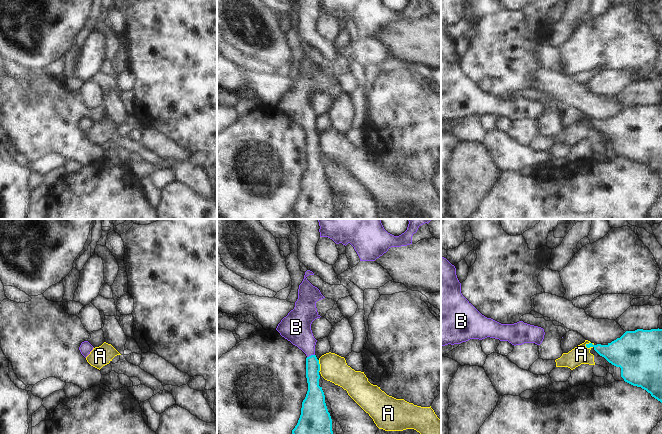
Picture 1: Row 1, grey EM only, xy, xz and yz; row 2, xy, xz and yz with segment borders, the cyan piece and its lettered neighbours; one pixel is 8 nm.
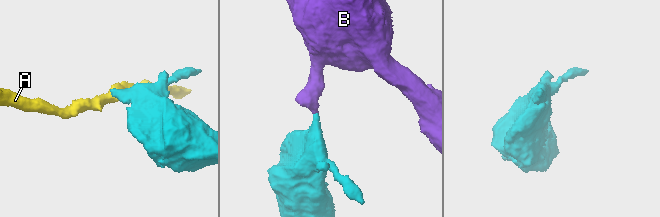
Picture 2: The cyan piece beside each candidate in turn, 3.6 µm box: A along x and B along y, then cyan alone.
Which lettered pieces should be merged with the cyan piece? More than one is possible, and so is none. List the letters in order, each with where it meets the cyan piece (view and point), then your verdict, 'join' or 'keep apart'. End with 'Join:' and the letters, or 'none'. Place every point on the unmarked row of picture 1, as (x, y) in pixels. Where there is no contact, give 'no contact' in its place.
A: yz (589, 119) | keep apart
B: xz (311, 131) | join
Join: B

